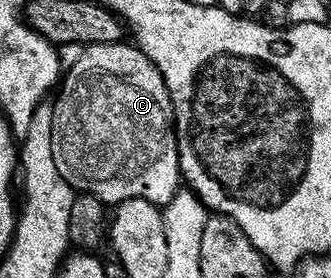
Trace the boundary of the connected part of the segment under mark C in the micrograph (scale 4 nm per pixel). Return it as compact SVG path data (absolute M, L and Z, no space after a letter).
M121 42L119 44L90 44L81 51L80 57L67 65L62 79L58 84L58 91L55 93L56 100L52 104L52 145L54 146L54 163L58 165L58 174L66 178L66 182L77 193L88 193L96 196L105 206L115 206L130 198L142 198L151 204L163 206L170 203L174 194L181 191L182 177L180 175L180 155L176 149L176 115L170 102L170 94L166 90L166 82L162 74L146 58L139 47L131 43Z

